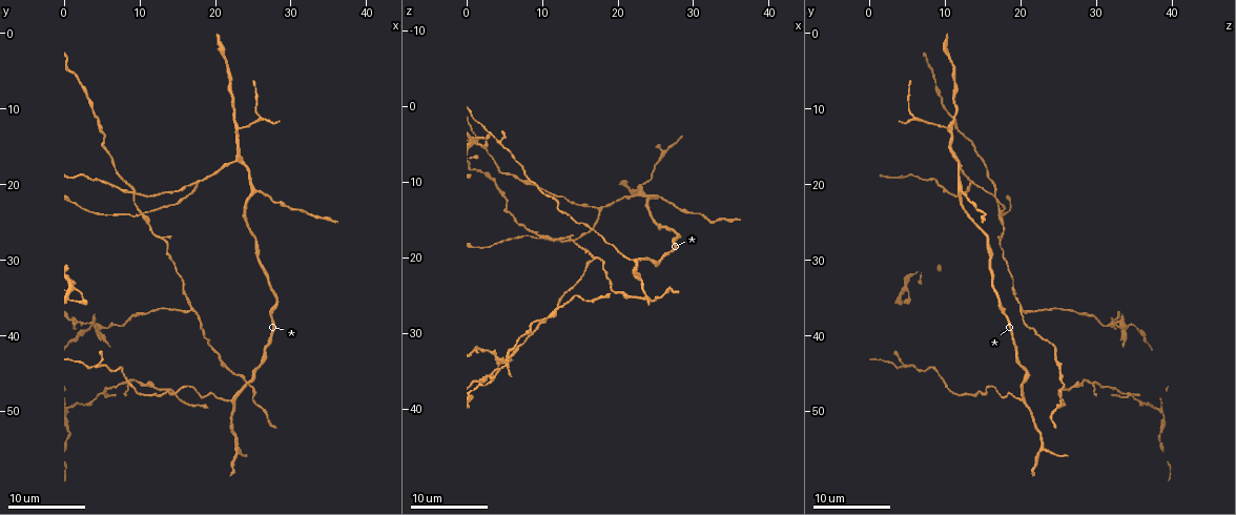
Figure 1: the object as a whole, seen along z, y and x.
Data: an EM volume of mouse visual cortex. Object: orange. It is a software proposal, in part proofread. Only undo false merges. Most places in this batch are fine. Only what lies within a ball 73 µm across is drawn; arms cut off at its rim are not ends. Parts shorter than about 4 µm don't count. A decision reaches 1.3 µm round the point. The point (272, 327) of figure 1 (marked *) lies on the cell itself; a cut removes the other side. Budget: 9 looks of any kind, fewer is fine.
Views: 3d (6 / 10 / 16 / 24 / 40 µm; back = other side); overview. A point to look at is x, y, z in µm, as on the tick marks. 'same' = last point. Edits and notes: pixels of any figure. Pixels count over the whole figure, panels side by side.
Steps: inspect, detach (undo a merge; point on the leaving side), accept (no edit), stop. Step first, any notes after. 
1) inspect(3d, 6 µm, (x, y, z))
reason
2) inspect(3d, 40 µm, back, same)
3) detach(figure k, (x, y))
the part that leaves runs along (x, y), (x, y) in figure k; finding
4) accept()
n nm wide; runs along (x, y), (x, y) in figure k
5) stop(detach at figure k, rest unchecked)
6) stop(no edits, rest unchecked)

inspect(3d, 16 µm, (22.0, 49.0, 20.5))
three-way junction

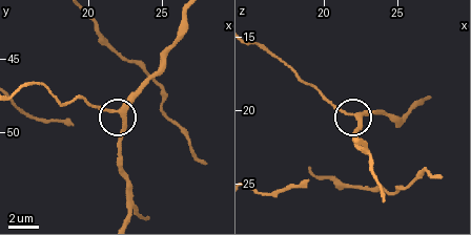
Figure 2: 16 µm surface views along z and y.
inspect(3d, 16 µm, back, (22.2, 48.8, 20.2))
other side

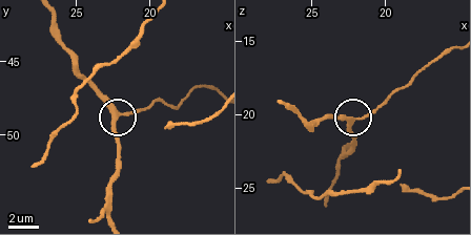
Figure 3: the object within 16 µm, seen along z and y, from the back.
accept()
side arm 46 µm; runs along (50, 17), (52, 36), (115, 114), (118, 147) in figure 3; continuous, no second cell

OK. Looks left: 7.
inspect(3d, 10 µm, (10.5, 24.5, 17.0))
four arms meet

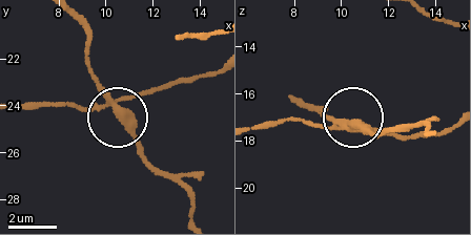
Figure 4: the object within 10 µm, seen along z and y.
inspect(3d, 10 µm, back, (10.6, 24.3, 17.3))

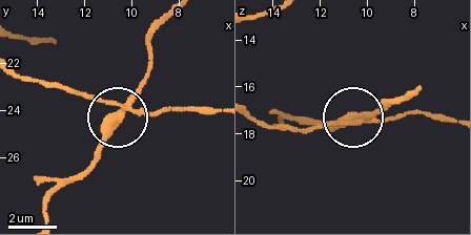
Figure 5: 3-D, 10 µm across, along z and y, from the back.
detach(figure 5, (106, 131))
290 nm wide; the part that leaves runs along (127, 107), (99, 153), (57, 190), (44, 214) in figure 5; a second cell is stuck on

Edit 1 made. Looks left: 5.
inspect(overview)
see it whole again

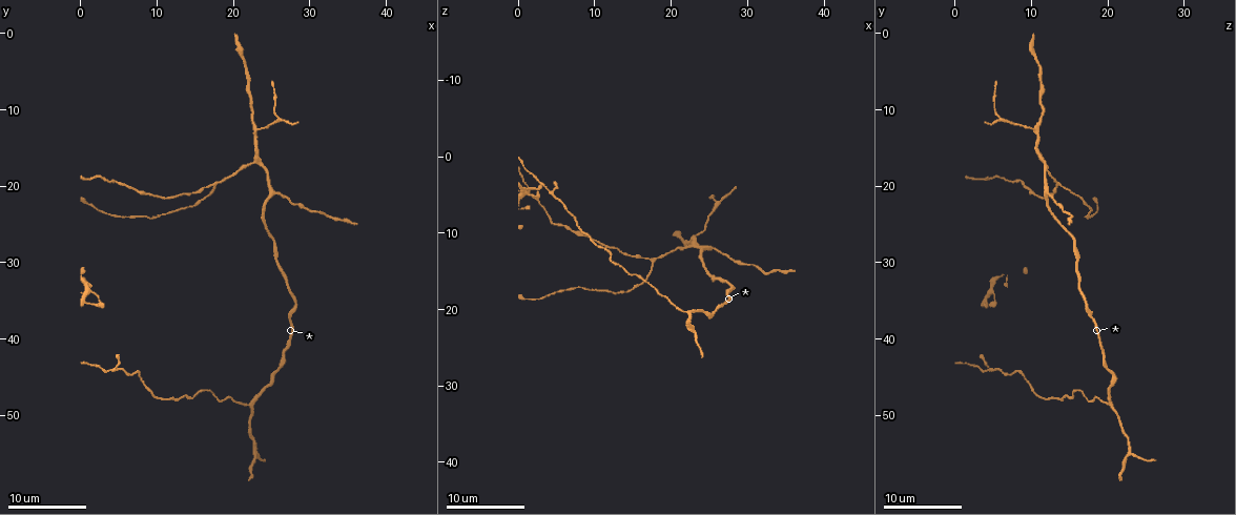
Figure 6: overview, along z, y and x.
inspect(3d, 10 µm, (23.0, 13.0, 10.5))
arms part here

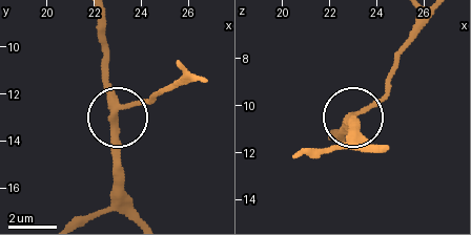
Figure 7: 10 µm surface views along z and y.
accept()
runs along (139, 215), (116, 167), (116, 119), (121, 108), (156, 101) in figure 7; all the same cell

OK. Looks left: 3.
inspect(3d, 6 µm, (4.5, 44.0, 4.5))
three-way junction

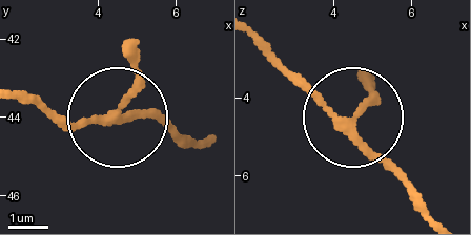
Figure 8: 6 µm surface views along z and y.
accept()
3 arms; continuous, no second cell

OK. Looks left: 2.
stop(detach at figure 5, rest unchecked)

